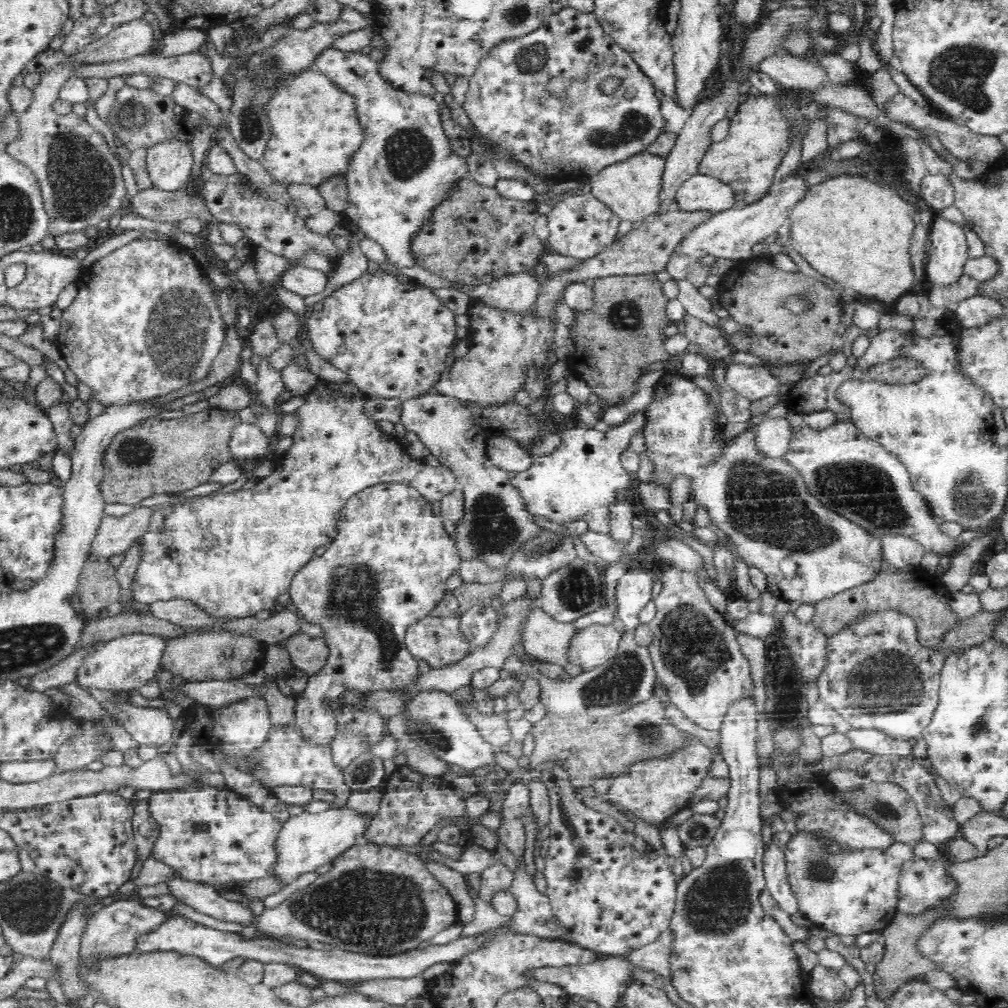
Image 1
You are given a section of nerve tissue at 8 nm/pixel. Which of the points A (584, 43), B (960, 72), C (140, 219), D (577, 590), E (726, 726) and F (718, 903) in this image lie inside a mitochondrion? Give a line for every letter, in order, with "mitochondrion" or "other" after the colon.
A: mitochondrion
B: mitochondrion
C: other
D: mitochondrion
E: other
F: mitochondrion

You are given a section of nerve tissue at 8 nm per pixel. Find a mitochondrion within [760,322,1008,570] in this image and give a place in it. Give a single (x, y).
(864, 490)

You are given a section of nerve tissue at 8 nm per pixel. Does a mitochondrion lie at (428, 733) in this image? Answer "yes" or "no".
yes

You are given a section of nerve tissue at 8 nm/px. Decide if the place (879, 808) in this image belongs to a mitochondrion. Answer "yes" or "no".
yes

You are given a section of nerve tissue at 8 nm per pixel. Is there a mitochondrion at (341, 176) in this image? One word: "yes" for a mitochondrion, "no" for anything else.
no

